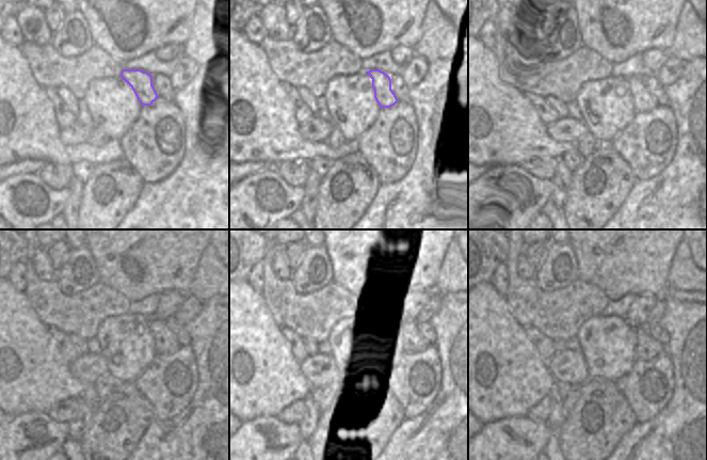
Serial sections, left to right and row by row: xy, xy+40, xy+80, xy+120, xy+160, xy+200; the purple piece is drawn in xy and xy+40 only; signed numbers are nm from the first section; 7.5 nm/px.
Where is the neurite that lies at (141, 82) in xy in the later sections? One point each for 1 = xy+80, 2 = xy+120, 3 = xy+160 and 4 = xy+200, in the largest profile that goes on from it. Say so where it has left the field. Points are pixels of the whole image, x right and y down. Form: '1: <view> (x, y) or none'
1: xy+80 (642, 101)
2: xy+120 (165, 343)
3: xy+160 (404, 344)
4: xy+200 (647, 348)

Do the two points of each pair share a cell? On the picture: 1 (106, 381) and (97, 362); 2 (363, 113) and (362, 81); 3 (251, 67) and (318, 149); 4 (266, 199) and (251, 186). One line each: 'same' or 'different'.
1: different
2: same
3: same
4: same

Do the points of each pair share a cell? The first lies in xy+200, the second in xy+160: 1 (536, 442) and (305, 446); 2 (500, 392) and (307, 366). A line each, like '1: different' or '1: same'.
1: different
2: different

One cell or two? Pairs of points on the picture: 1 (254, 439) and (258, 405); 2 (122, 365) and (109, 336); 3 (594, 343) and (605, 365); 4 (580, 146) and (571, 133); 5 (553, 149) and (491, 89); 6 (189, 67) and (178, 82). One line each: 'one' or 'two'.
1: two
2: one
3: one
4: two
5: one
6: one

